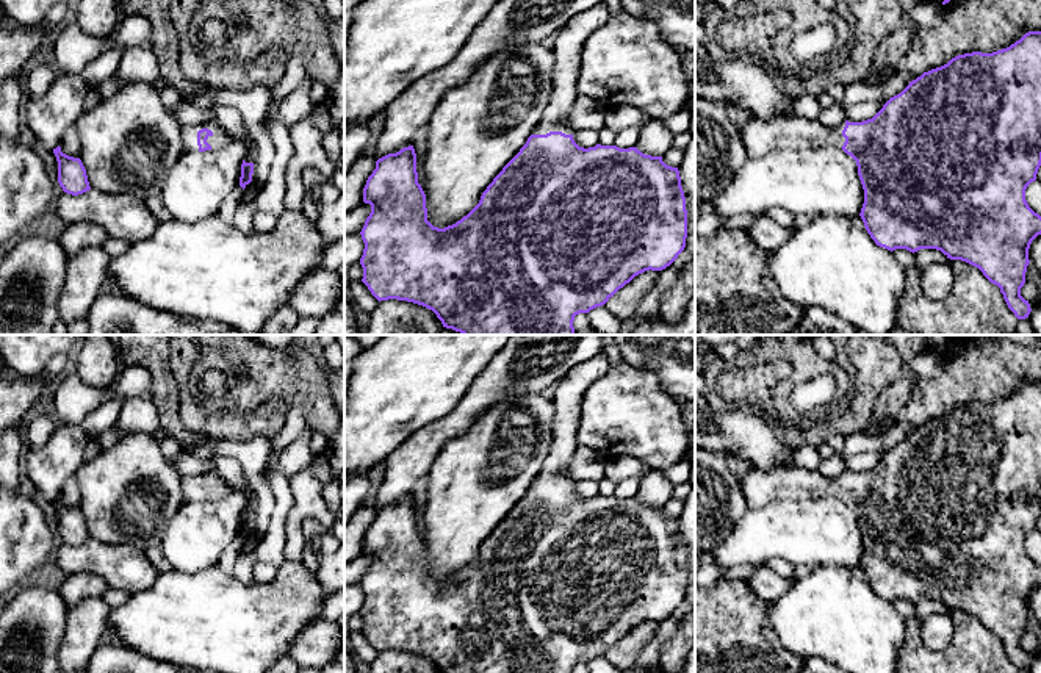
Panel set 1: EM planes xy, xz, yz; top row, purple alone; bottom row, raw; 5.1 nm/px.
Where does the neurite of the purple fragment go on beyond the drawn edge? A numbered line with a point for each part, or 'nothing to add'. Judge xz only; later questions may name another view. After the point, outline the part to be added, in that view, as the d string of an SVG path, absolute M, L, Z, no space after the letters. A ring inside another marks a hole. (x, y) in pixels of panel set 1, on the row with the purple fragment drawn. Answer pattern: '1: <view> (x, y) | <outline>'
1: xz (567, 44) | M603 2L575 16L553 38L551 47L554 53L553 64L553 92L549 103L543 110L540 124L532 130L532 135L546 135L549 131L562 131L575 135L575 130L567 125L567 117L578 99L579 59L584 41L598 28L601 28L611 14Z

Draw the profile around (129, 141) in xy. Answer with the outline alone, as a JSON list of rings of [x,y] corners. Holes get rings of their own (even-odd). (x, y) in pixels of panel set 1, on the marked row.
[[[125,83],[117,91],[100,100],[92,110],[83,111],[75,122],[80,136],[80,160],[86,169],[91,189],[106,194],[133,196],[146,200],[161,194],[166,174],[180,158],[183,150],[182,125],[177,117],[161,103],[160,89],[149,83]]]

